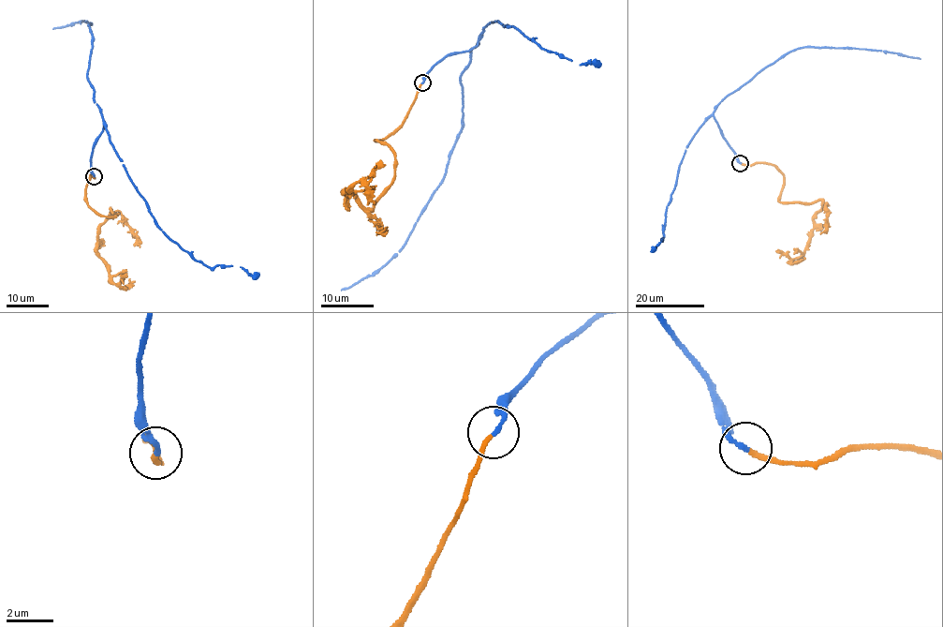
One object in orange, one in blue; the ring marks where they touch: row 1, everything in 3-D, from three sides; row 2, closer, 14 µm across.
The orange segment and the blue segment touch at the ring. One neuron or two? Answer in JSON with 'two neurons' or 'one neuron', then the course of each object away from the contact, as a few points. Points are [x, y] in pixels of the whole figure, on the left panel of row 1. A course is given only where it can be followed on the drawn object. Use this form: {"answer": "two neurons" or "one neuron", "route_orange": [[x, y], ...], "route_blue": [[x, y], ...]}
{"answer": "one neuron", "route_orange": [[94, 176], [85, 201], [119, 214], [110, 209], [99, 227], [97, 253], [114, 284], [129, 278]], "route_blue": [[94, 176], [90, 158], [104, 123], [87, 75], [94, 39], [89, 26], [92, 22], [83, 20], [52, 28]]}

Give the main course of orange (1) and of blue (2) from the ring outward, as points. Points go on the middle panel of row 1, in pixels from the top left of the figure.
1: (422, 82), (405, 120), (375, 141), (394, 155), (393, 182), (372, 208), (343, 193), (360, 182), (369, 202)
2: (422, 82), (433, 67), (478, 42), (471, 48), (460, 79), (464, 126), (442, 184), (402, 249), (341, 291)

